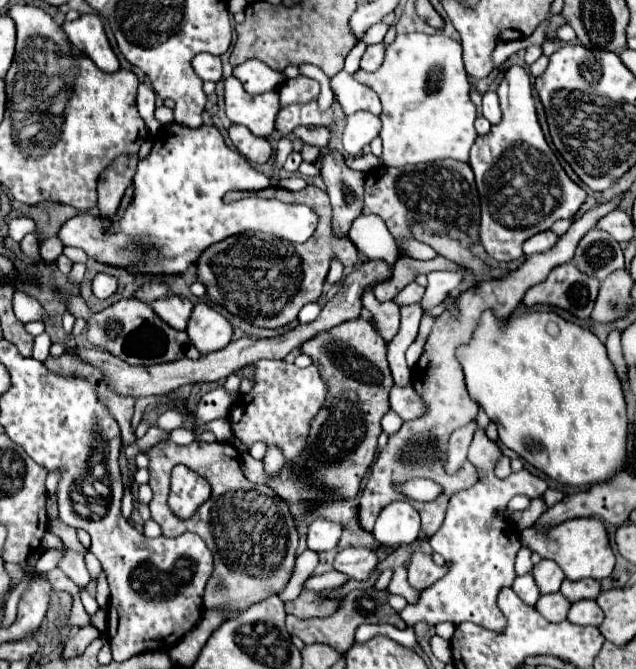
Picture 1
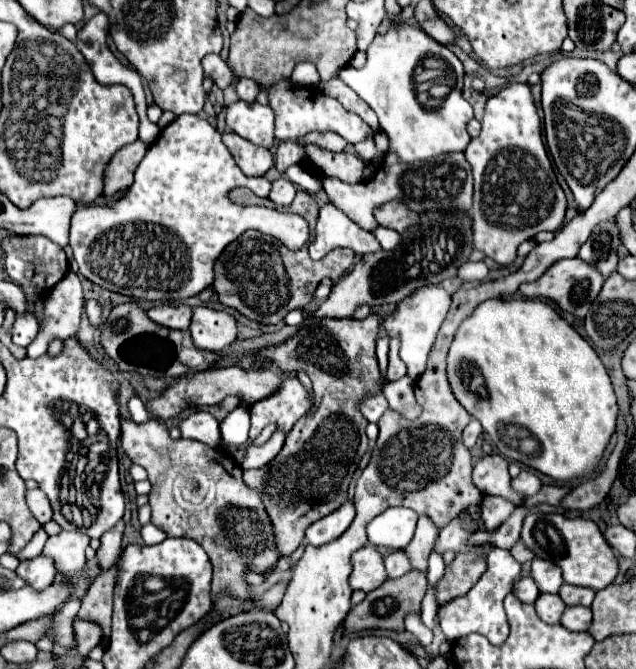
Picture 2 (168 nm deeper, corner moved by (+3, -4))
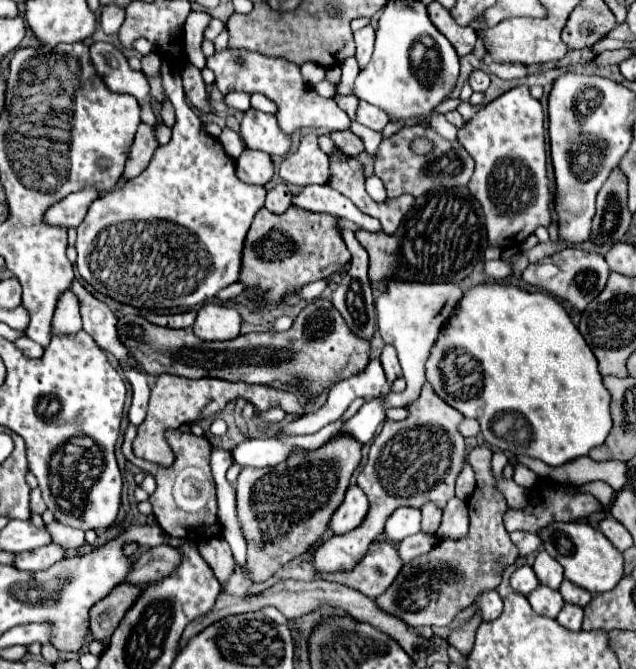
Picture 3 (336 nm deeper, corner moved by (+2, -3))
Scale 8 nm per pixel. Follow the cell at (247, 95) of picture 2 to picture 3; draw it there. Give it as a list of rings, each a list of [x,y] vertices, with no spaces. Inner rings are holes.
[[[229,92],[229,94],[225,94],[223,102],[235,110],[241,110],[241,112],[247,112],[251,108],[249,94],[245,94],[245,92]]]

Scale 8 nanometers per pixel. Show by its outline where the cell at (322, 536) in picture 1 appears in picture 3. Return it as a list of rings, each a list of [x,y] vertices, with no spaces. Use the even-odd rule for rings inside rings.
[[[349,486],[343,504],[335,510],[329,522],[329,528],[333,530],[333,534],[351,532],[365,520],[367,510],[369,510],[369,500],[365,492],[359,486]]]

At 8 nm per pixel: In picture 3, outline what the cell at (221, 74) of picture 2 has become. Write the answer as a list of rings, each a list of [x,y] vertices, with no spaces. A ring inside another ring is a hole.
[[[225,48],[207,58],[207,68],[215,72],[215,86],[227,92],[247,92],[247,94],[263,94],[279,106],[279,120],[287,134],[297,128],[325,128],[325,130],[349,130],[347,114],[337,106],[335,100],[319,96],[311,86],[307,86],[301,78],[299,66],[291,64],[283,58],[269,58],[259,52],[249,52],[245,48]]]

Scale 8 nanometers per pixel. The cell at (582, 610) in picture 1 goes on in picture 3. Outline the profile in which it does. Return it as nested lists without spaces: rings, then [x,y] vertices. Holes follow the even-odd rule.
[[[565,604],[557,616],[557,622],[561,626],[565,626],[567,630],[581,630],[581,622],[583,622],[583,608],[573,606],[573,604]]]

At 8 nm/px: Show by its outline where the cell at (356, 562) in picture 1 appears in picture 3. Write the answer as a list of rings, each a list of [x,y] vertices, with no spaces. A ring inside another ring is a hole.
[[[373,542],[367,554],[357,562],[353,570],[339,574],[317,574],[317,578],[327,582],[337,582],[363,592],[369,598],[381,596],[389,584],[393,584],[403,562],[399,552],[389,542]]]

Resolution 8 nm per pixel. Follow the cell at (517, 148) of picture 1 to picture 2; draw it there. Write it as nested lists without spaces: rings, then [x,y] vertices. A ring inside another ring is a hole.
[[[512,83],[486,101],[482,131],[464,151],[474,175],[472,233],[474,247],[498,265],[516,259],[520,243],[540,231],[558,231],[564,225],[566,195],[556,179],[542,143],[540,117],[528,83]]]

